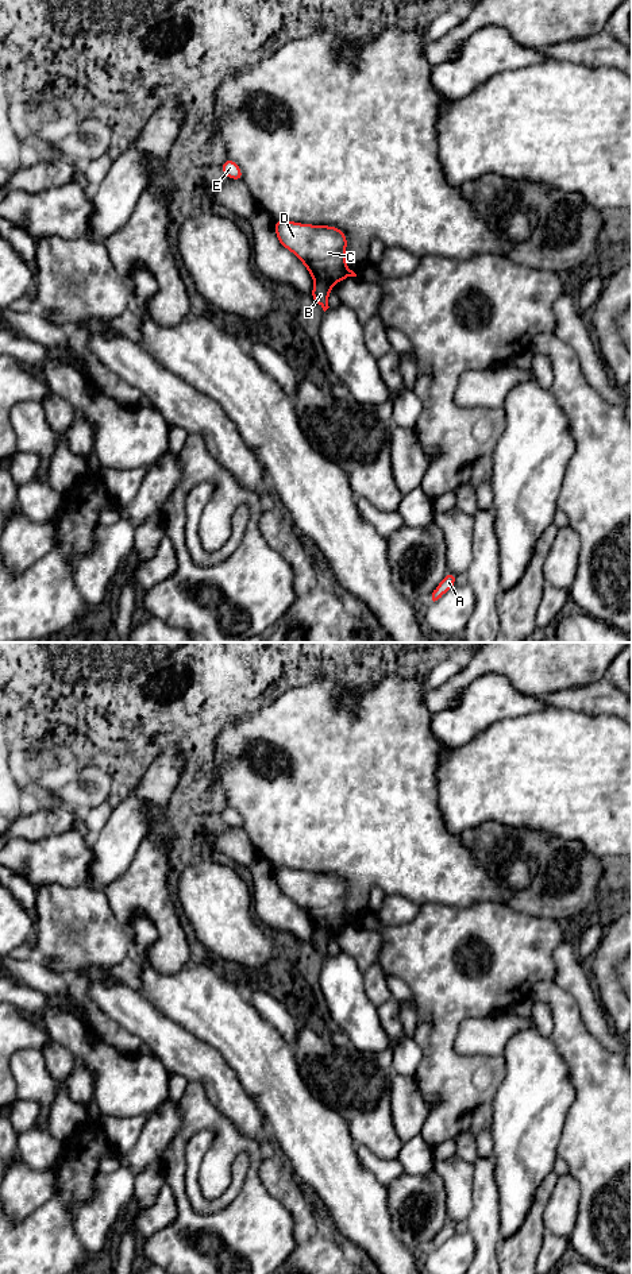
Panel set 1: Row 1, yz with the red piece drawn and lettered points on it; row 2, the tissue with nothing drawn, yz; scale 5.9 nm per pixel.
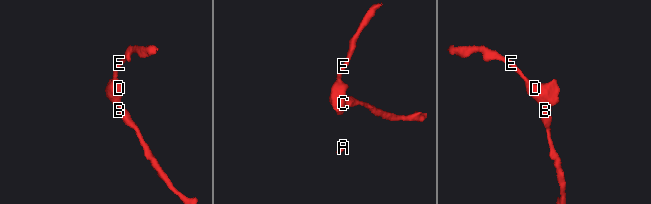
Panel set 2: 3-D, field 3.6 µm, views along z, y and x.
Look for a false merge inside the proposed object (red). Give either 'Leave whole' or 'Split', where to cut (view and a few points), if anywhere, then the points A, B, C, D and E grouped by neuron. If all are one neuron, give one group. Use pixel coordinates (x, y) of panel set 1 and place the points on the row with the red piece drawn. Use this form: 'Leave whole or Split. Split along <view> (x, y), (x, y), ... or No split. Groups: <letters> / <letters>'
Split. Split along yz (315, 281), (327, 281), (332, 285). Groups: A B / C D E

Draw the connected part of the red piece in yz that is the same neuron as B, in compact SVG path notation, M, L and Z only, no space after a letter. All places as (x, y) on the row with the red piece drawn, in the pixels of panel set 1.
M315 282L312 293L311 293L313 301L319 304L324 312L330 308L328 296L330 296L332 286L334 285L328 282Z

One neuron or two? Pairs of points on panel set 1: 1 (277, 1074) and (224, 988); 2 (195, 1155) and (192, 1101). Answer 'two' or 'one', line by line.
1: one
2: two

